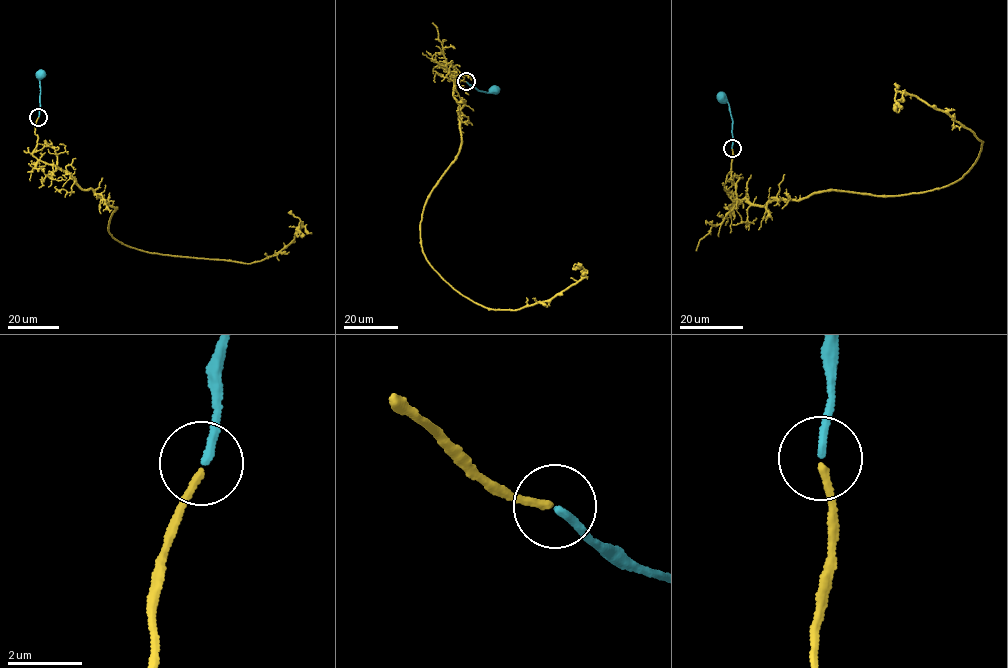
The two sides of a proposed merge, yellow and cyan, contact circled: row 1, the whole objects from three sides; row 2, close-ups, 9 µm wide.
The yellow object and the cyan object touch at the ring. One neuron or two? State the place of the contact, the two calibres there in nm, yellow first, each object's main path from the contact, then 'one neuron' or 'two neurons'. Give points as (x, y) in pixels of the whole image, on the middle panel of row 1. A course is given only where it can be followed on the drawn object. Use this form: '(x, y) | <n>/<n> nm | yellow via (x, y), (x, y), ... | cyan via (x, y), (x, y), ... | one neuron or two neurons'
(466, 81) | 180/200 nm | yellow via (465, 81), (439, 64), (461, 139), (422, 213), (426, 261), (471, 300), (514, 310), (575, 284), (576, 263) | cyan via (466, 81), (488, 93), (498, 88) | one neuron

